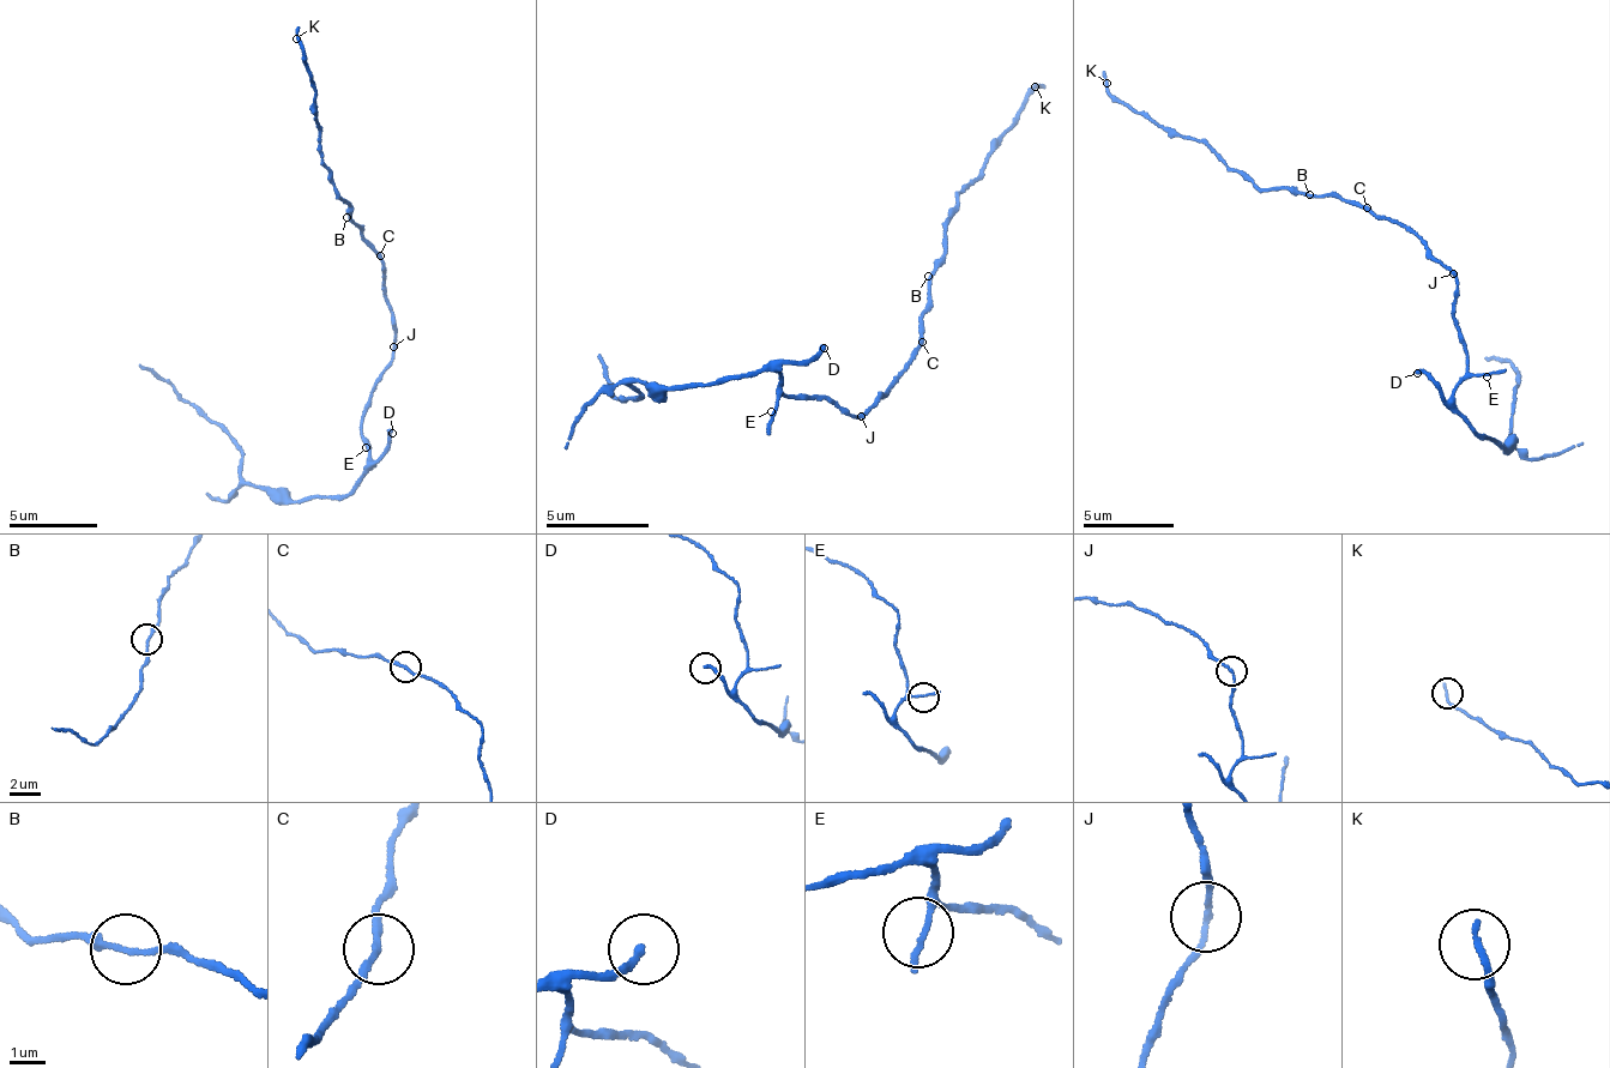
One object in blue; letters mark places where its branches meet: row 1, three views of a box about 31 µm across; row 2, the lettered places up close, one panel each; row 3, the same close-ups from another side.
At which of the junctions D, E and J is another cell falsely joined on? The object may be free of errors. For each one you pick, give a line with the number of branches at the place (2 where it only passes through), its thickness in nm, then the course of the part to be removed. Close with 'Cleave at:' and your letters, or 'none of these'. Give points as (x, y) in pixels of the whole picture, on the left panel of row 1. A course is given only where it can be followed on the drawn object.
Cleave at: none of these

